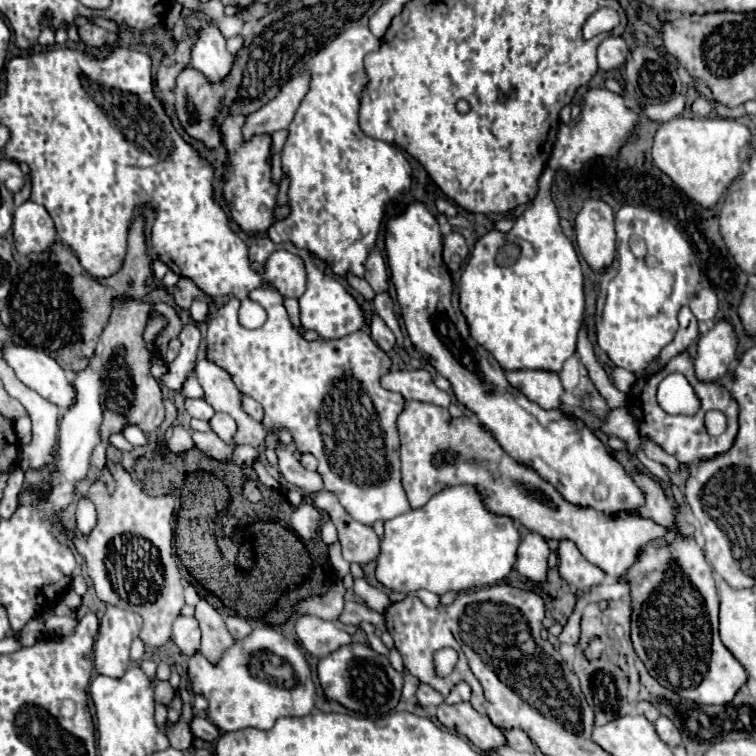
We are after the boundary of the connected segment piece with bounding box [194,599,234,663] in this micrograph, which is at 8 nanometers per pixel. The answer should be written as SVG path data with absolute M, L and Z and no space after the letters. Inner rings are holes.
M200 599L200 603L196 605L194 617L198 619L200 631L202 631L200 653L206 659L212 659L212 663L216 663L216 659L220 659L220 655L234 643L232 635L224 625L224 617L204 599Z

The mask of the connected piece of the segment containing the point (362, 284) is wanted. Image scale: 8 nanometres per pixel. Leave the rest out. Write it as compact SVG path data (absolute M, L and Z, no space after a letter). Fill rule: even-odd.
M348 275L346 281L348 281L348 283L350 283L350 285L352 285L352 287L366 299L366 301L372 301L372 299L374 299L376 293L372 291L372 287L370 287L364 279L358 279L358 277L354 277L354 275Z

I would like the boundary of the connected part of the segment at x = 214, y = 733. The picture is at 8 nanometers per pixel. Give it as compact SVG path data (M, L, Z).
M194 717L192 723L190 723L190 731L194 737L202 739L202 741L216 741L220 731L214 723L210 723L208 719L202 719L202 717Z

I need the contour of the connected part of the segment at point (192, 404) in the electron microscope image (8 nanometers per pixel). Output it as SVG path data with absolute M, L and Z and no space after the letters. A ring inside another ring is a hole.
M203 398L185 399L184 408L188 413L190 413L190 417L204 419L204 421L208 421L208 419L214 415L214 409L212 409L212 407L210 407Z

